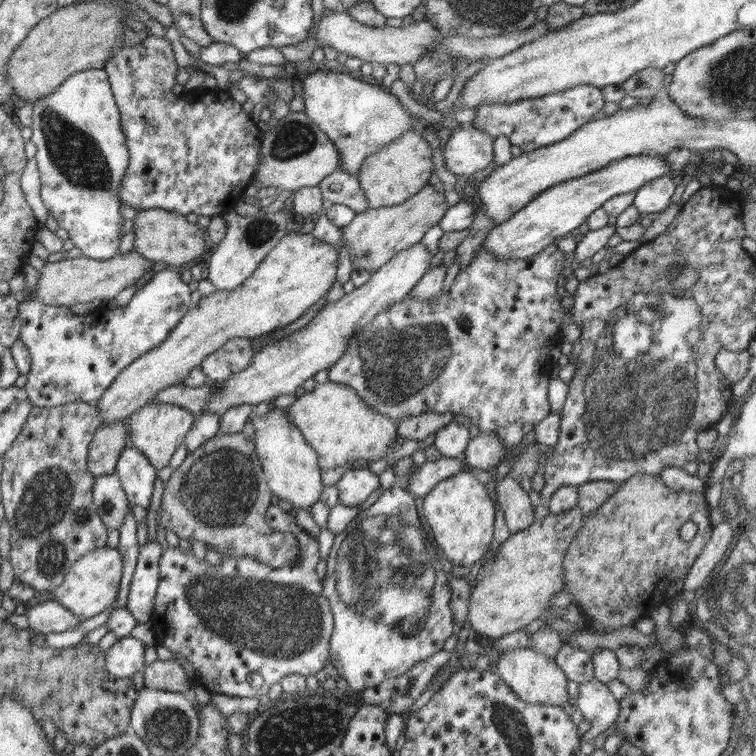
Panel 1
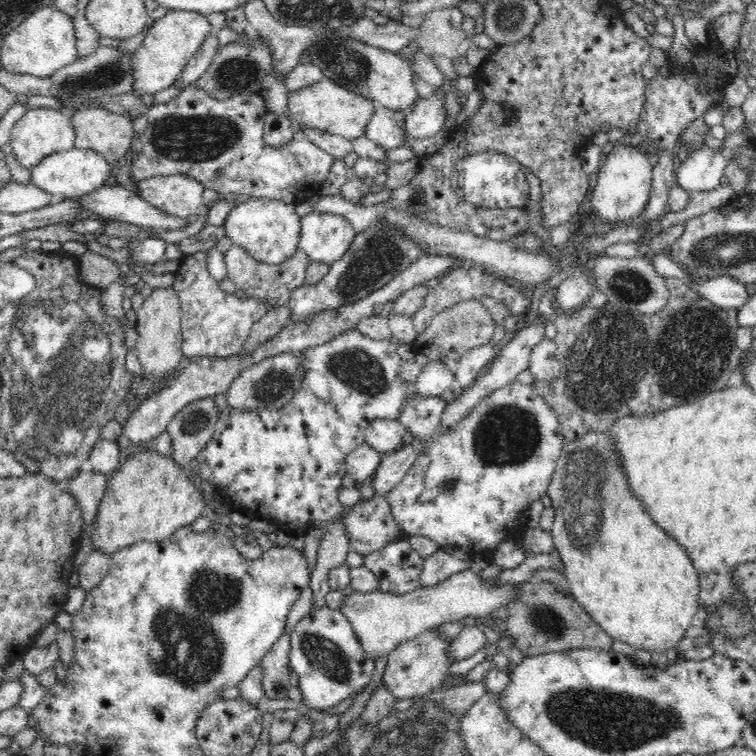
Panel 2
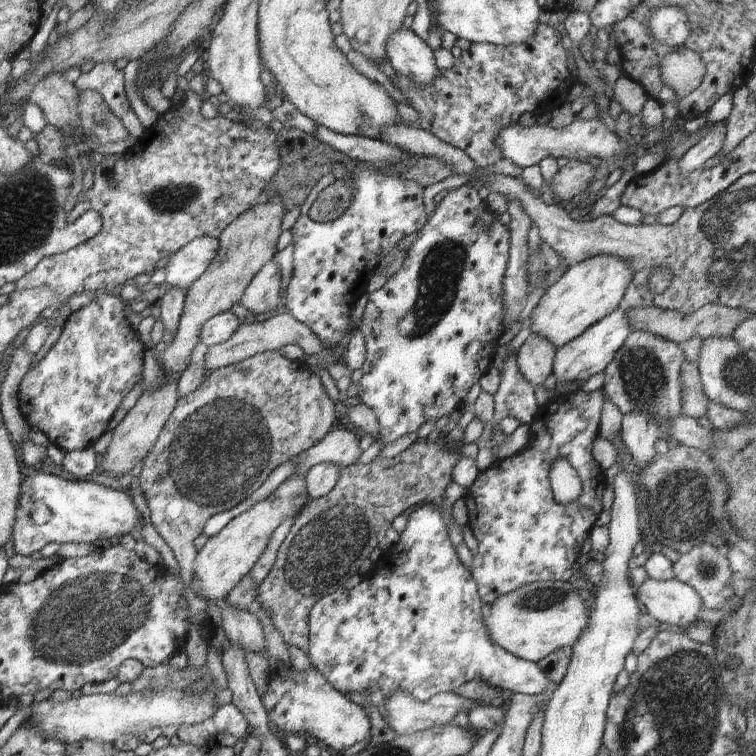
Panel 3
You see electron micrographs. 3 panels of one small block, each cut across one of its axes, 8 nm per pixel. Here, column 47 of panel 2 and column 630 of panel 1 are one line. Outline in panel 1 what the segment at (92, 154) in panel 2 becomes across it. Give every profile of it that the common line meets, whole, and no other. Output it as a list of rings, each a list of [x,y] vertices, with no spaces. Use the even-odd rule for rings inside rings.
[[[628,156],[610,162],[608,166],[586,173],[580,178],[572,178],[557,186],[552,186],[536,196],[527,206],[520,209],[510,219],[492,228],[481,248],[488,250],[494,260],[506,262],[508,258],[526,260],[542,252],[553,244],[555,237],[577,232],[578,227],[587,220],[594,210],[603,207],[610,198],[638,191],[656,177],[672,177],[665,156]]]

